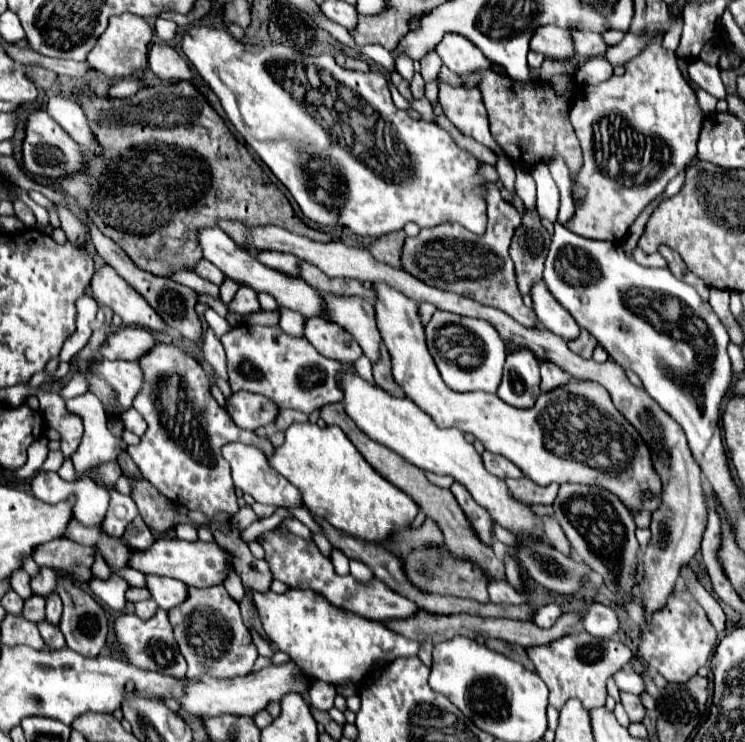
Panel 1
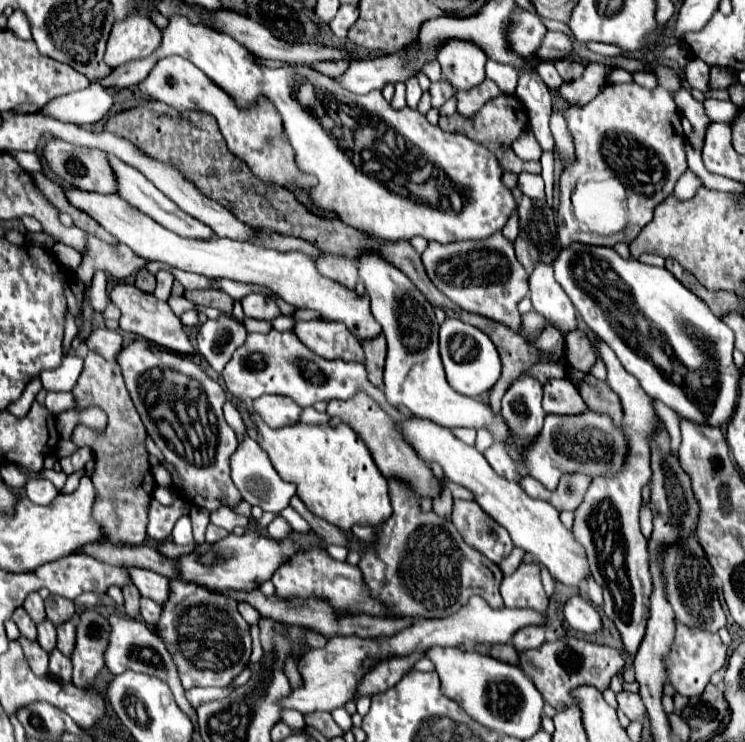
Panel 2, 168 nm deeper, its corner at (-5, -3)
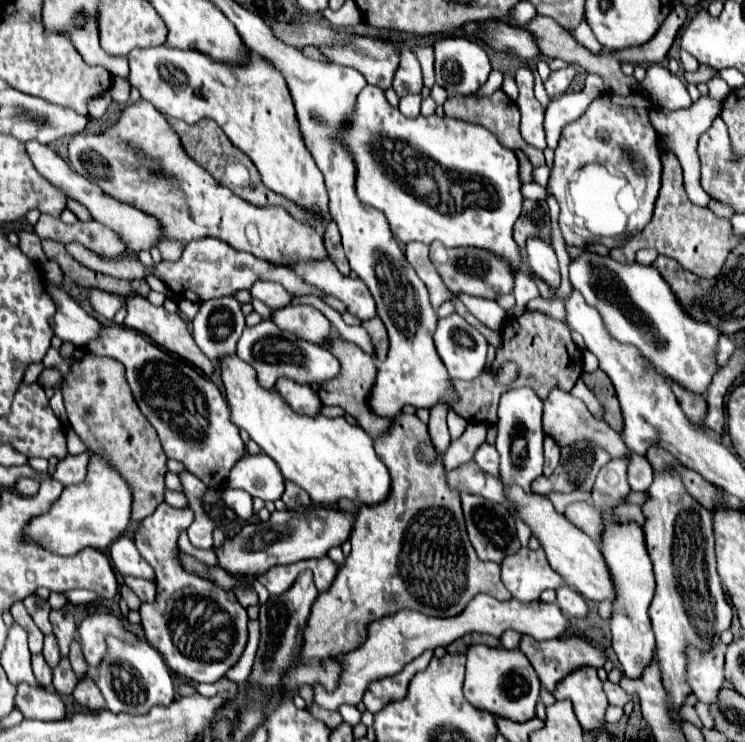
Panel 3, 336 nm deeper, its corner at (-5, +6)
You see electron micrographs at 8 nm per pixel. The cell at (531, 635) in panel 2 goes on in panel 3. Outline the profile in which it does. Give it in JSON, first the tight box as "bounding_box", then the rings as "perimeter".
{"bounding_box":[499,631,519,649],"perimeter":[[[505,631],[505,633],[499,637],[499,641],[501,641],[501,647],[505,647],[505,649],[515,649],[515,647],[519,647],[519,633],[517,633],[517,631]]]}

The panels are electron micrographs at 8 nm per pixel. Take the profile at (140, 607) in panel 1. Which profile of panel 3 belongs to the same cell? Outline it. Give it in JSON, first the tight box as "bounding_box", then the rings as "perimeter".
{"bounding_box":[125,577,155,603],"perimeter":[[[125,577],[125,585],[131,587],[141,601],[147,601],[147,603],[155,601],[155,583],[153,581],[139,579],[139,577]]]}

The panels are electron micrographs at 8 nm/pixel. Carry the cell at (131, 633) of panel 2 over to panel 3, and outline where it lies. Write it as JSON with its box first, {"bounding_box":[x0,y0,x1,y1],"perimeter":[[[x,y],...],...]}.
{"bounding_box":[77,613,135,669],"perimeter":[[[97,613],[83,619],[77,633],[83,657],[91,669],[95,669],[101,663],[101,657],[105,657],[107,635],[117,635],[125,641],[135,641],[135,635],[127,627],[127,621],[119,615],[109,615],[109,613]]]}

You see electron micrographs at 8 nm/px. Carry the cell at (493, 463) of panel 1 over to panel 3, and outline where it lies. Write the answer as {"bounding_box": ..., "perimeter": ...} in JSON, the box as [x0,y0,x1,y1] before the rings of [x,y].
{"bounding_box":[473,443,499,477],"perimeter":[[[483,443],[483,445],[475,451],[473,461],[475,461],[483,471],[487,471],[487,473],[491,473],[491,475],[497,477],[497,469],[499,469],[499,453],[497,453],[497,449],[495,449],[493,445]]]}

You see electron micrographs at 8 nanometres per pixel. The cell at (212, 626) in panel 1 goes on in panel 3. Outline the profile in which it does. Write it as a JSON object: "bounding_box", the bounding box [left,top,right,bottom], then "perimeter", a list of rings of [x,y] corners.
{"bounding_box":[135,503,247,683],"perimeter":[[[161,503],[153,515],[145,517],[135,531],[135,545],[155,571],[157,597],[153,603],[143,603],[141,623],[147,641],[165,657],[169,669],[197,683],[219,681],[241,657],[247,643],[247,613],[237,603],[233,593],[227,593],[227,605],[221,597],[215,601],[215,591],[225,591],[219,585],[187,571],[179,559],[177,539],[193,523],[191,509],[173,509]]]}

